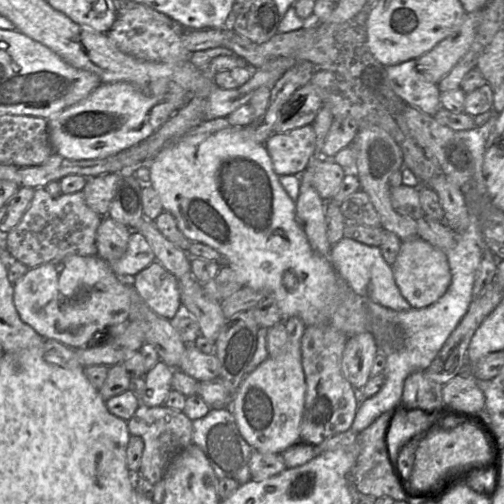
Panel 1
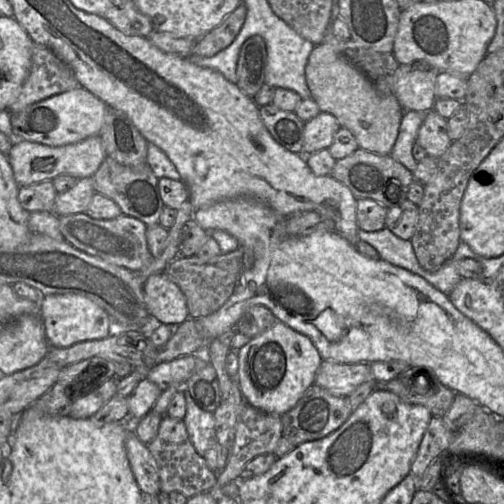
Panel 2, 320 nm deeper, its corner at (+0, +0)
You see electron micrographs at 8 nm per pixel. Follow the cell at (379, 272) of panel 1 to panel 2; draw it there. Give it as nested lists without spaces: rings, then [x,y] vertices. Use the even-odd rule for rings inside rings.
[[[389,229],[375,232],[358,232],[360,241],[366,242],[376,249],[381,260],[388,262],[419,275],[426,279],[446,279],[446,274],[451,272],[451,262],[446,262],[436,271],[424,270],[415,255],[411,240],[403,240],[394,235]]]

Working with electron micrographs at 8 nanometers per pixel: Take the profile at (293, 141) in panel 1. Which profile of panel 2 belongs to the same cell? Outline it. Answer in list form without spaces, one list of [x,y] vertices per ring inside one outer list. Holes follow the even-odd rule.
[[[320,112],[307,121],[303,131],[303,155],[328,149],[333,143],[334,135],[340,128],[336,117],[327,112]]]

